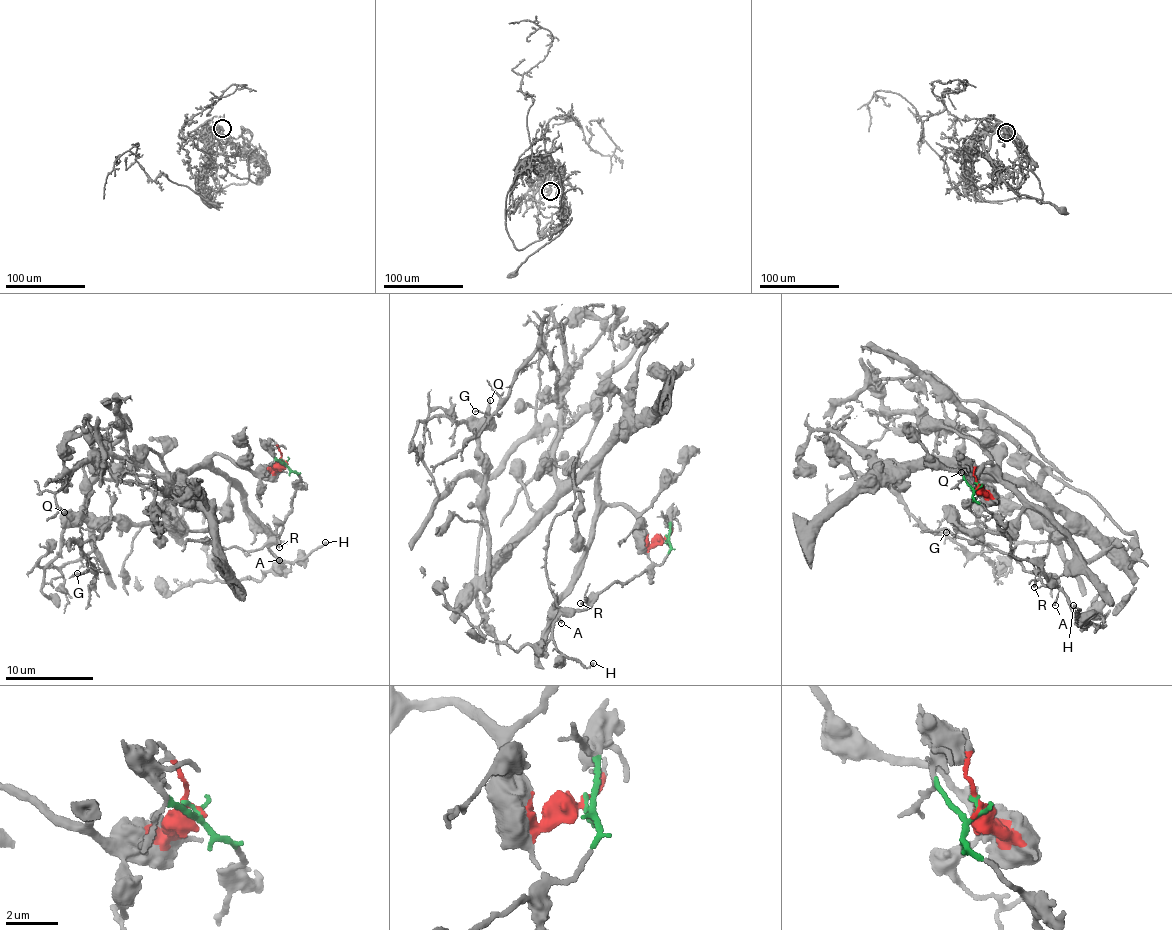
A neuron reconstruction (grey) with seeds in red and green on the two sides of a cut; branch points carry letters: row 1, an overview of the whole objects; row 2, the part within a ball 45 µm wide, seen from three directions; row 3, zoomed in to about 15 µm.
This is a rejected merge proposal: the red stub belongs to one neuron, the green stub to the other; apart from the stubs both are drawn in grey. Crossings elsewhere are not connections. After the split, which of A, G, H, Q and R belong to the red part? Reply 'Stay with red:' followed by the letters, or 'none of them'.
Stay with red: G, Q

